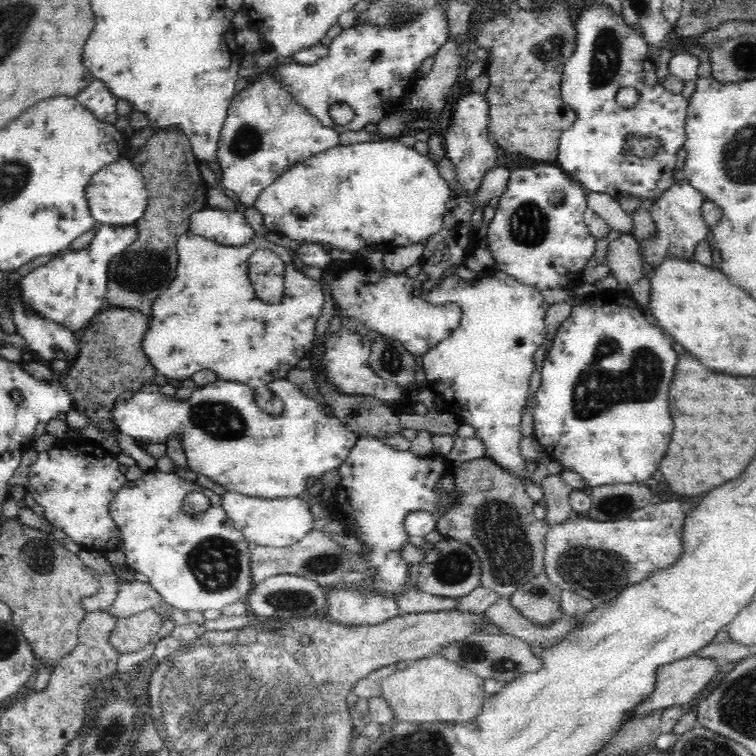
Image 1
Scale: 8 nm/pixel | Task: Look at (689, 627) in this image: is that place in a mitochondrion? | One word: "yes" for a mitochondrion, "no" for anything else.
no

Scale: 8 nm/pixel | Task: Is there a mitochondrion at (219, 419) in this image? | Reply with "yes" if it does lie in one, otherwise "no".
yes

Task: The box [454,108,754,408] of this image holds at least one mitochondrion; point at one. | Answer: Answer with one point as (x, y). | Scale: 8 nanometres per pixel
(529, 223)

